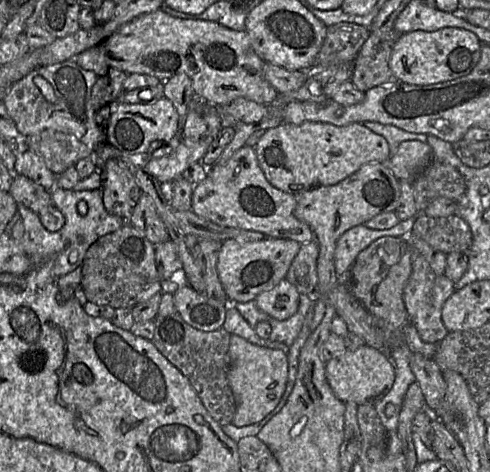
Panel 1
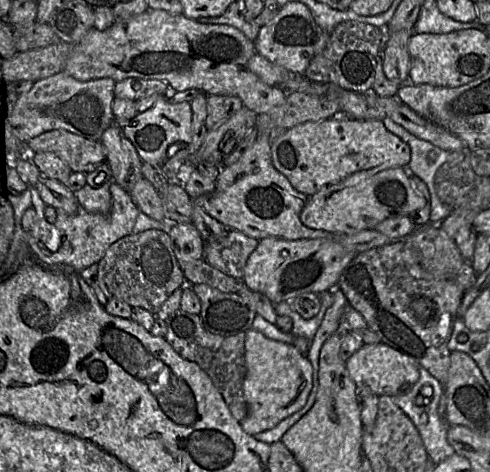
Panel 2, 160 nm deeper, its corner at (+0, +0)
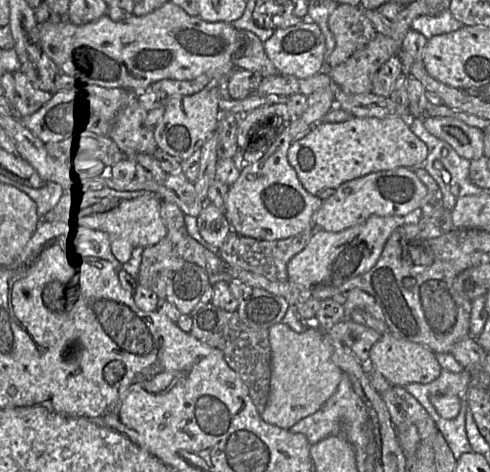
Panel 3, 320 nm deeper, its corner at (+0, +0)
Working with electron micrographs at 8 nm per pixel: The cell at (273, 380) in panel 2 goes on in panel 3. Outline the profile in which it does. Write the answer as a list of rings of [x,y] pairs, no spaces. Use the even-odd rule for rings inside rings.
[[[283,323],[272,325],[268,330],[271,348],[270,390],[260,416],[270,425],[289,430],[320,409],[337,389],[343,371],[332,361],[330,346],[320,330],[311,327],[298,333]]]

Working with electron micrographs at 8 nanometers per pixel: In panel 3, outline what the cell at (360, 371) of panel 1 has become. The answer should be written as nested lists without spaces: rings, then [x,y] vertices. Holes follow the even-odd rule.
[[[386,332],[372,346],[367,366],[383,375],[391,385],[405,386],[409,383],[426,384],[434,381],[442,372],[436,354],[424,346],[408,342]]]

